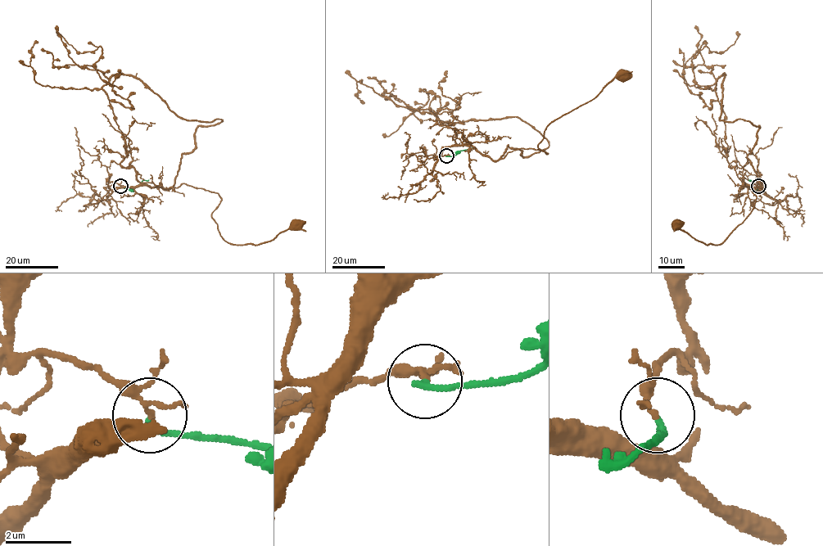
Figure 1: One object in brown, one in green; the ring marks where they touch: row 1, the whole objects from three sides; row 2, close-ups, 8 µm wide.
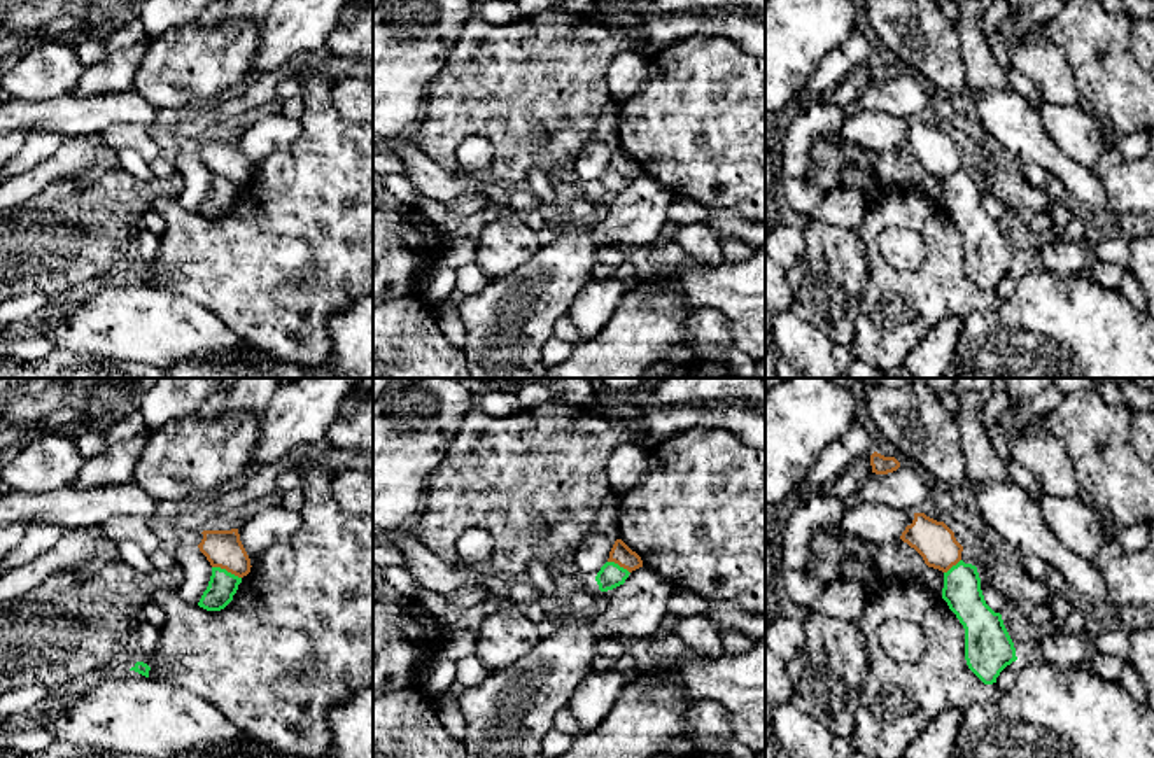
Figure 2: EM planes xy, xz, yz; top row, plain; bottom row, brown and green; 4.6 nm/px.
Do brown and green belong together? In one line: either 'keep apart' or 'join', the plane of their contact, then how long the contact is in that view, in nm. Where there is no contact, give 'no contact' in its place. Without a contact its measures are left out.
keep apart | xy | 150 nm

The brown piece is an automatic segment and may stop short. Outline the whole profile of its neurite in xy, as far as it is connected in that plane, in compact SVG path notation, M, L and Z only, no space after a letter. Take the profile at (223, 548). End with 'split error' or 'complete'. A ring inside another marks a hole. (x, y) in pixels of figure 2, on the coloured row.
M238 529L203 530L201 534L203 539L198 548L212 567L226 569L238 578L250 572L250 558L240 541Z; complete

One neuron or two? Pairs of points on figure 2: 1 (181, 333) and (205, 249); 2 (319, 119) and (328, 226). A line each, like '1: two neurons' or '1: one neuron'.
1: two neurons
2: one neuron

